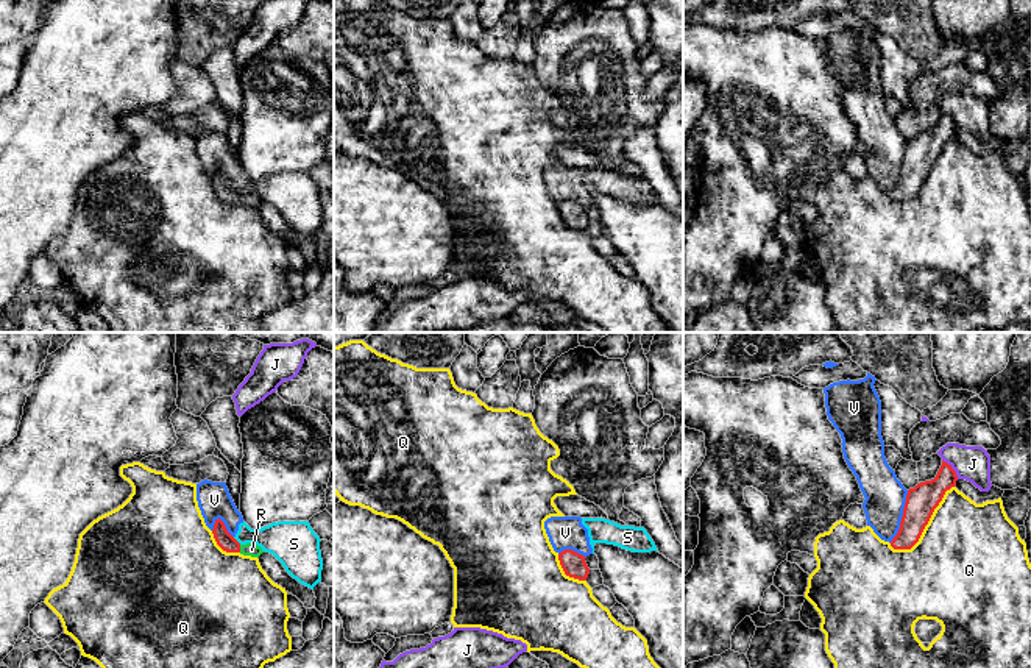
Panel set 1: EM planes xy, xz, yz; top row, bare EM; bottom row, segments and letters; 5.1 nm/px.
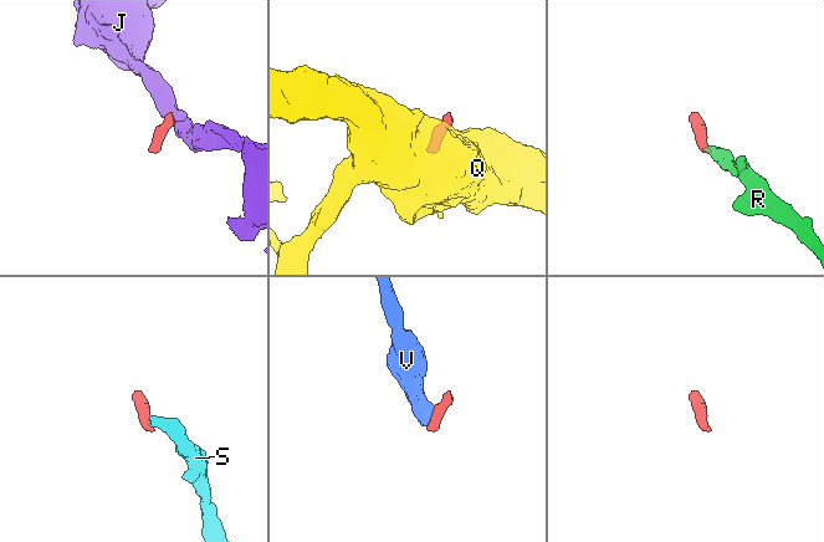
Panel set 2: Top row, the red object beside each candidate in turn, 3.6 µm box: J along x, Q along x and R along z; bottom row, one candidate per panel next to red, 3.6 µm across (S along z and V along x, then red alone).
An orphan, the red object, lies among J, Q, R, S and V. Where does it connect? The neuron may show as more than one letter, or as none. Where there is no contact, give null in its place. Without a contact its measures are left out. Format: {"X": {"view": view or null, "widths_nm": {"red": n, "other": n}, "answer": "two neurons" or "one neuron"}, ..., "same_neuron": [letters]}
{"J": {"view": "yz", "widths_nm": {"red": 160, "other": 180}, "answer": "two neurons"}, "Q": {"view": "yz", "widths_nm": {"red": 160, "other": 500}, "answer": "two neurons"}, "R": {"view": "xy", "widths_nm": {"red": 90, "other": 70}, "answer": "one neuron"}, "S": {"view": "xy", "widths_nm": {"red": 90, "other": 190}, "answer": "two neurons"}, "V": {"view": "yz", "widths_nm": {"red": 160, "other": 220}, "answer": "two neurons"}, "same_neuron": ["R"]}

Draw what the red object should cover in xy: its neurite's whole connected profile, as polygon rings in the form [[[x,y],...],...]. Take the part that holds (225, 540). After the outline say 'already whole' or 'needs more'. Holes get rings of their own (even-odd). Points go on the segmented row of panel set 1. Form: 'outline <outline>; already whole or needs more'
outline [[[218,518],[215,520],[212,529],[217,545],[226,553],[240,553],[243,556],[259,557],[264,551],[254,543],[240,545],[226,529],[225,523]]]; needs more

